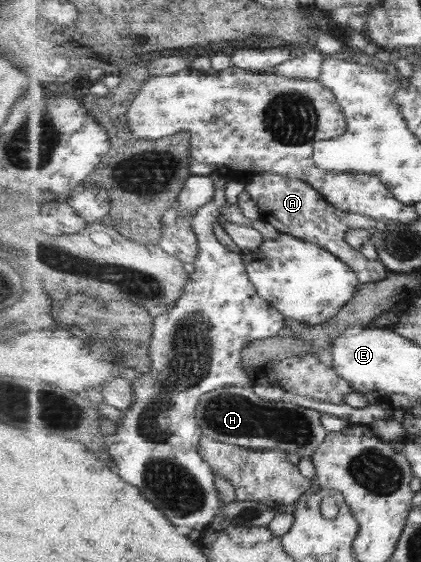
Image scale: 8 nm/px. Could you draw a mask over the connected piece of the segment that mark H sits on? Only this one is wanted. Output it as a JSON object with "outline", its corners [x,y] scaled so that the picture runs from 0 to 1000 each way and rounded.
{"outline":[[[530,689],[480,703],[466,737],[480,769],[496,781],[587,799],[665,799],[710,813],[743,811],[779,776],[755,730],[696,715],[639,715],[591,689]]]}

